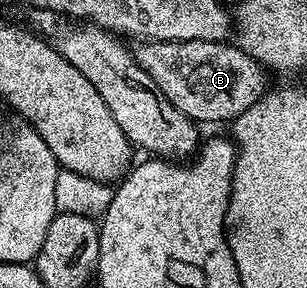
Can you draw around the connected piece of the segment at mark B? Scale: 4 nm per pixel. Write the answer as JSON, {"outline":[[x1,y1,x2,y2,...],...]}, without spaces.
{"outline":[[140,41,135,46,136,63,141,65,167,95,168,101,190,120,225,121,231,123,250,107,259,103,269,88,265,66,254,60,239,44,228,41]]}

